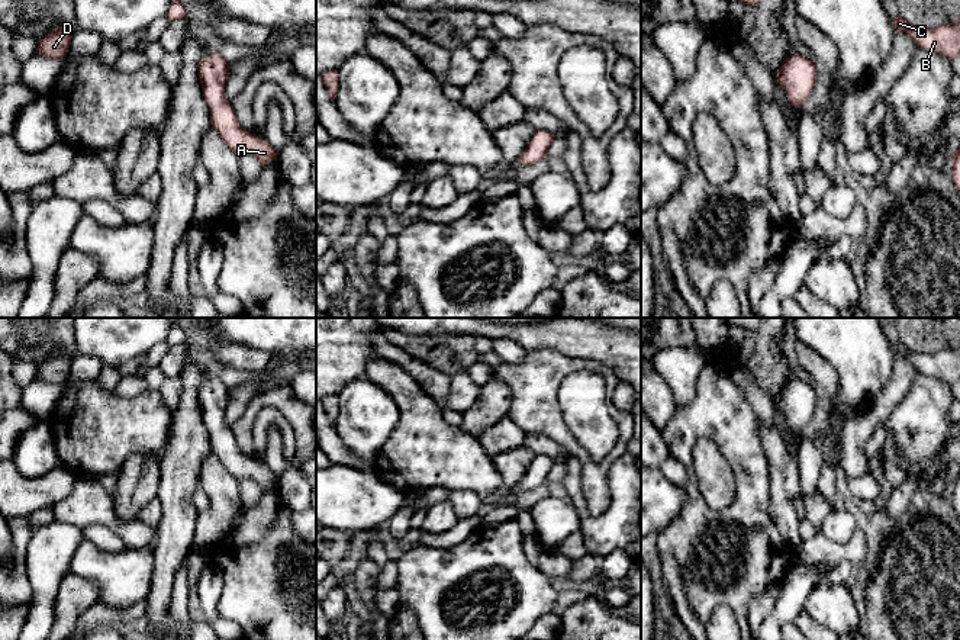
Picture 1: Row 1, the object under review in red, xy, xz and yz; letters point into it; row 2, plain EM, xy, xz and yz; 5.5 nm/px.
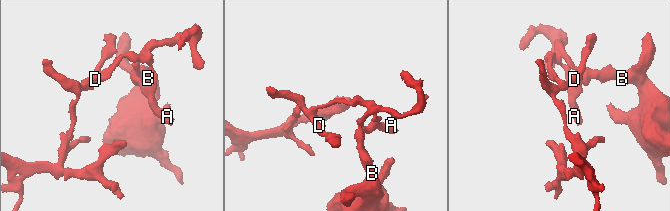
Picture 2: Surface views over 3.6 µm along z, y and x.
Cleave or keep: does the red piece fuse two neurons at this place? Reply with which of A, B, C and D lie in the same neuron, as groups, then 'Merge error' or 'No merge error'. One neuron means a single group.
Groups: A B C / D. Merge error

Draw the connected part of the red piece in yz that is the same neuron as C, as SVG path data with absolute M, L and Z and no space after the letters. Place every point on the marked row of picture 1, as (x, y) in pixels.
M901 15L890 17L896 32L905 32L918 48L938 52L948 60L960 57L960 19L937 28L918 28Z

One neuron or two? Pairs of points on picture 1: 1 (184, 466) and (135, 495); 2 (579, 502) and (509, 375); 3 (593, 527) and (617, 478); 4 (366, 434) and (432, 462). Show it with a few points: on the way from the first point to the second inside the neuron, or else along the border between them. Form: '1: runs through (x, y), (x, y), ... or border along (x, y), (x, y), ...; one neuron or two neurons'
1: border along (161, 460), (157, 495); two neurons
2: border along (569, 454), (580, 463), (580, 489), (589, 510); two neurons
3: runs through (606, 520), (618, 508), (618, 491); one neuron
4: border along (398, 409), (398, 423), (379, 454); two neurons

